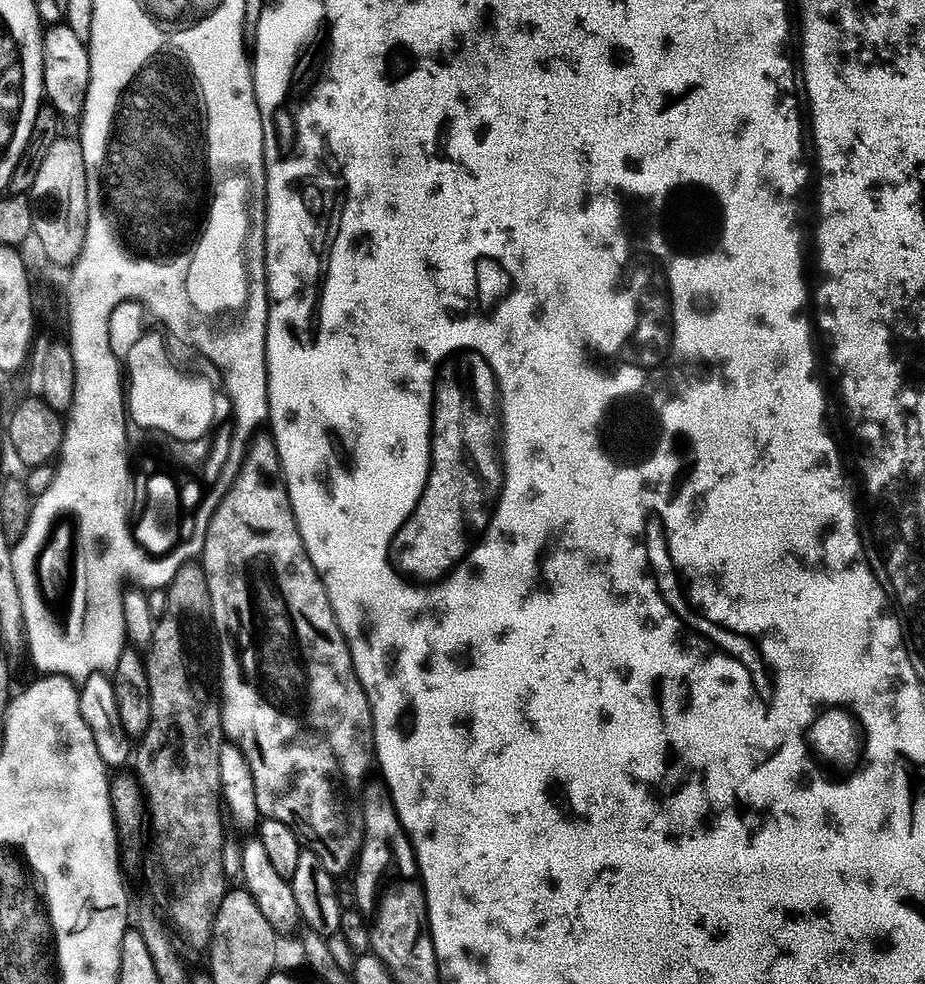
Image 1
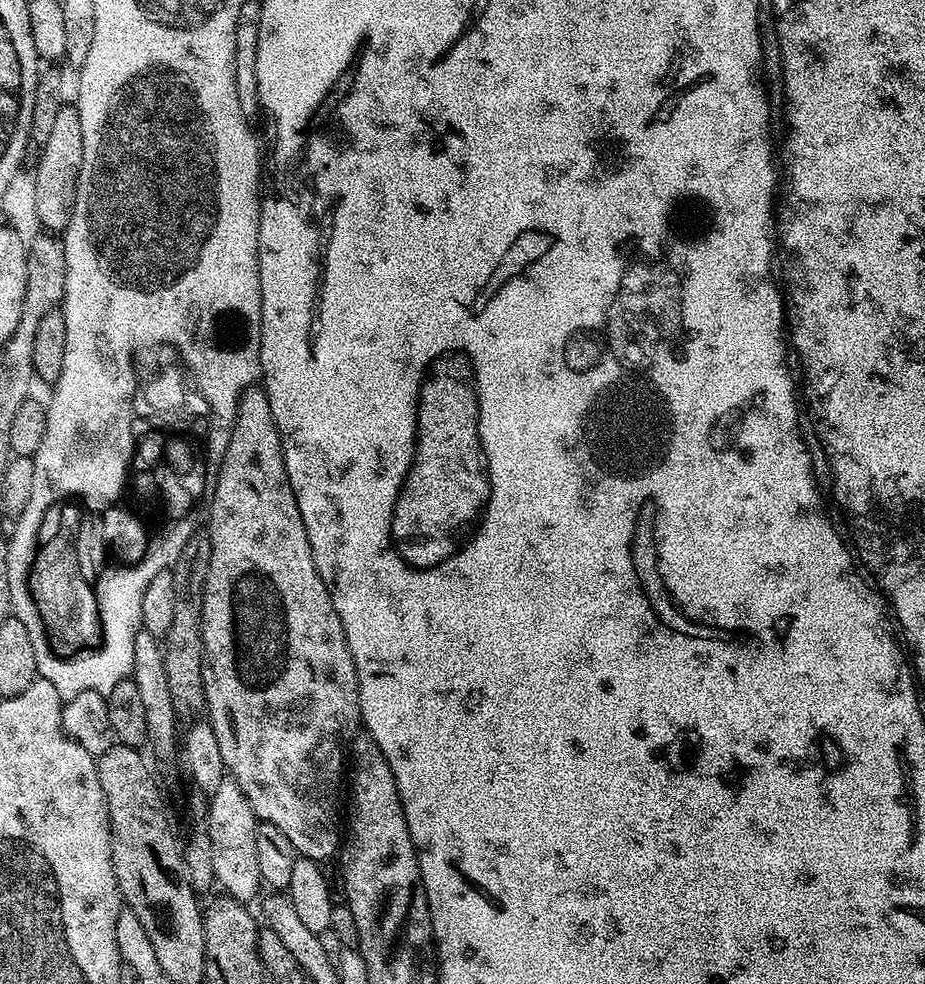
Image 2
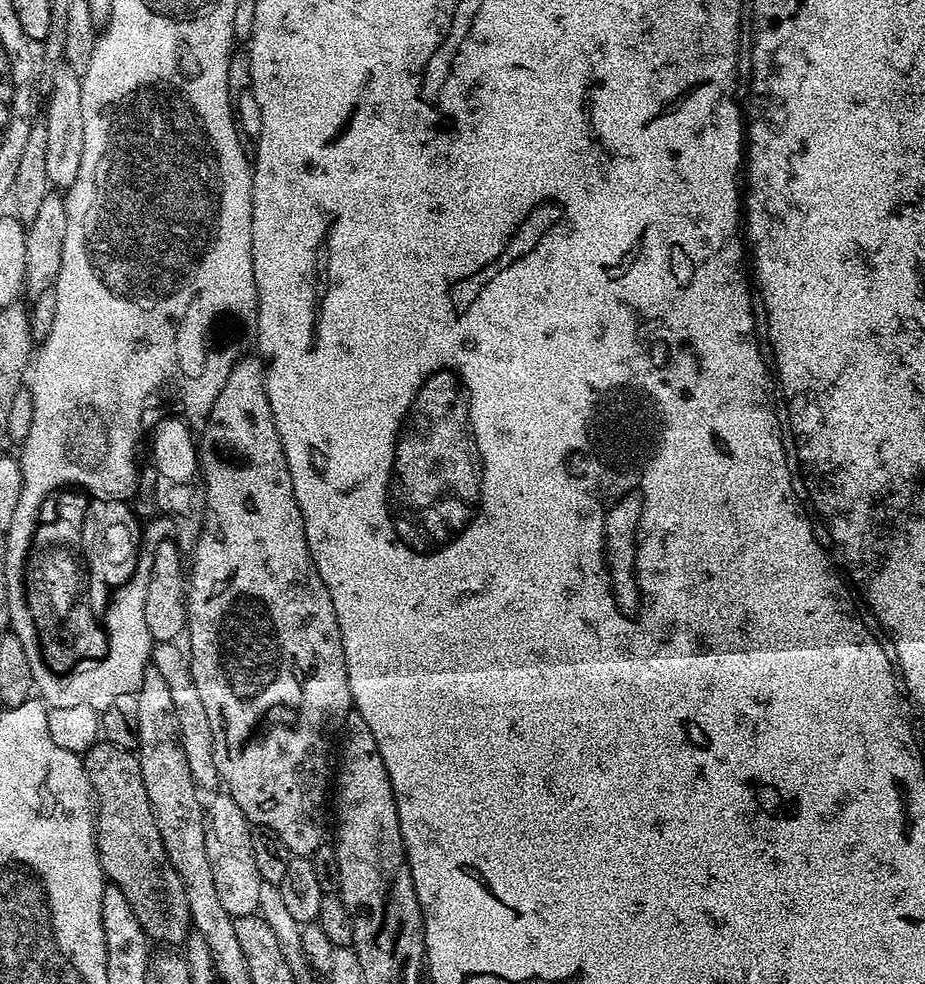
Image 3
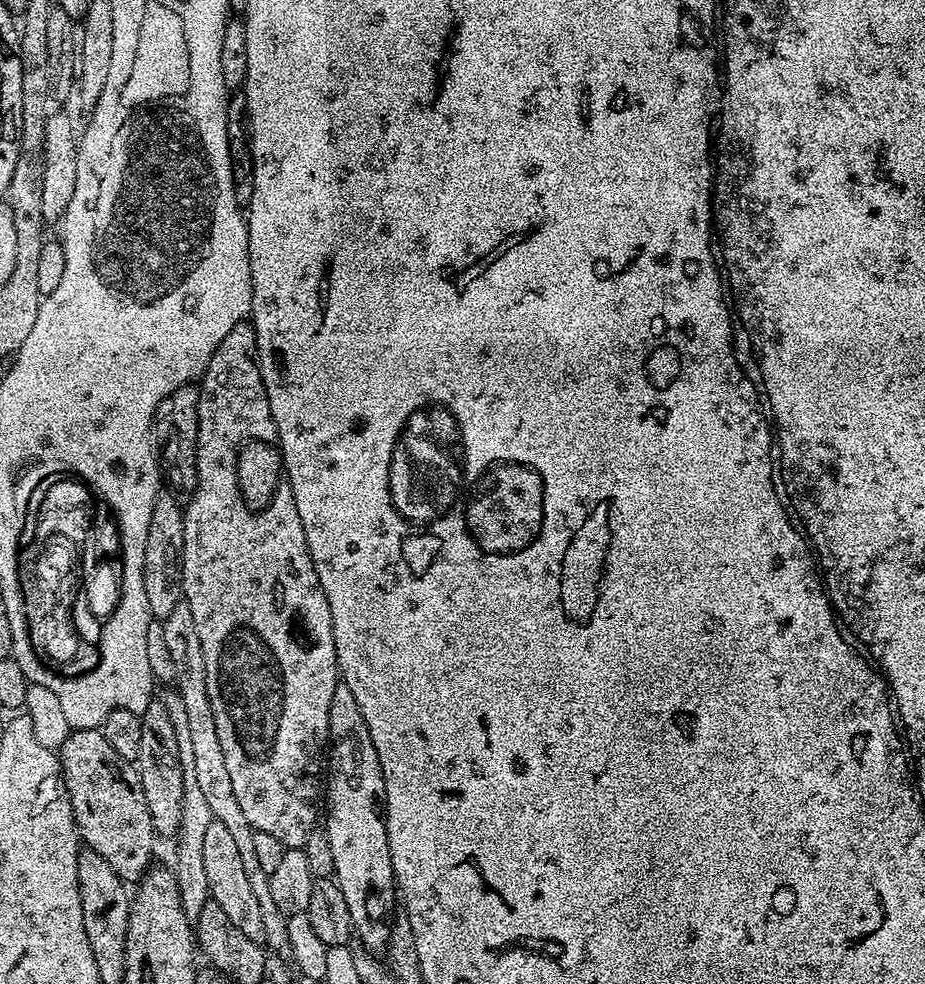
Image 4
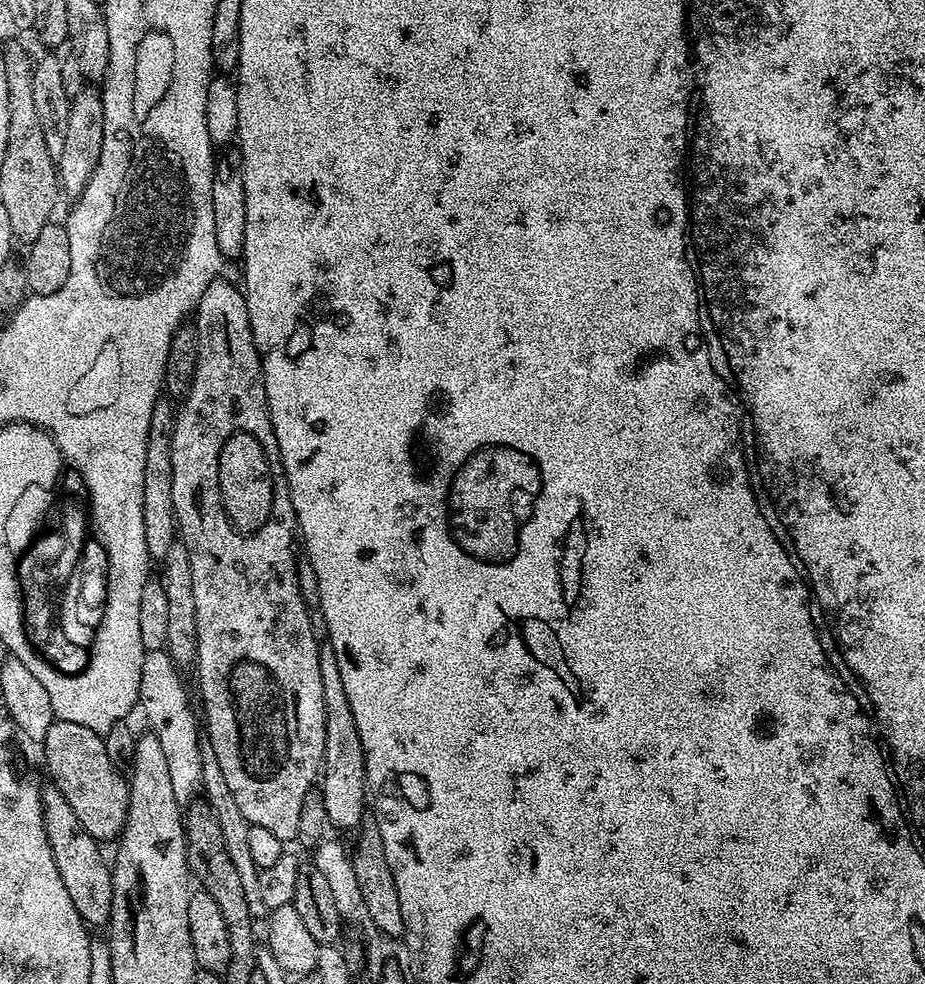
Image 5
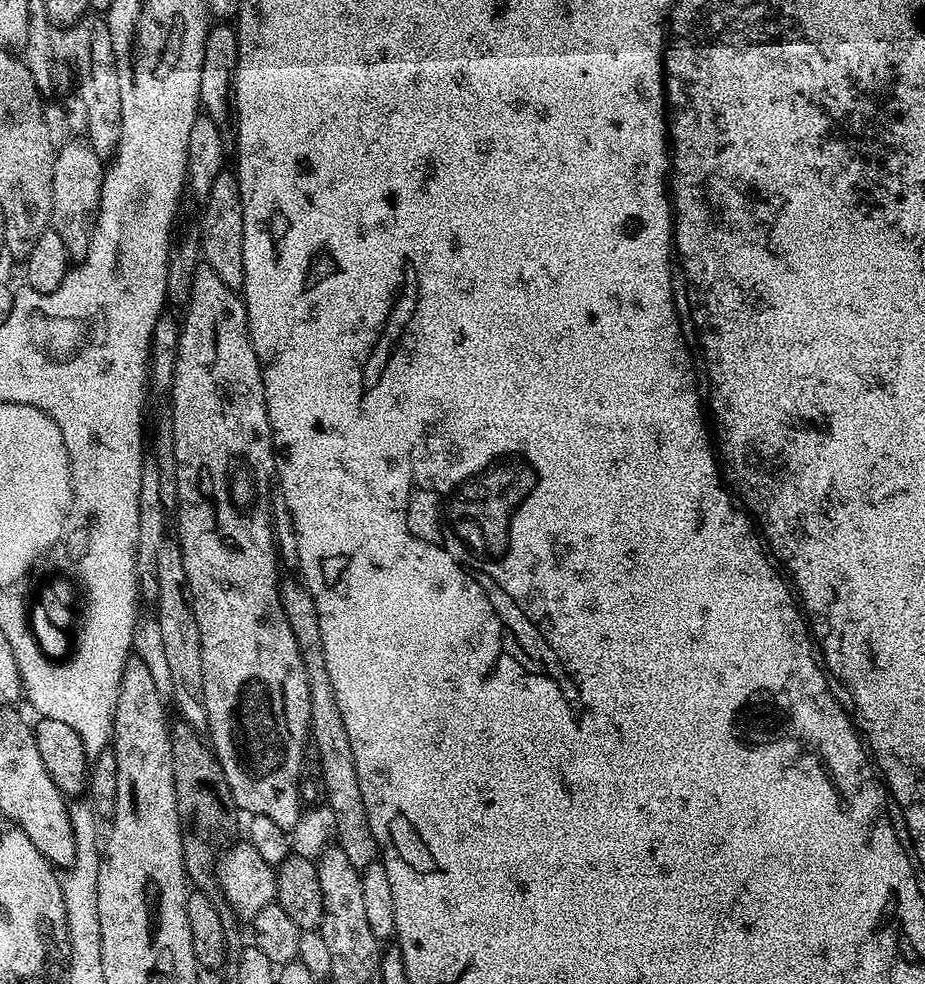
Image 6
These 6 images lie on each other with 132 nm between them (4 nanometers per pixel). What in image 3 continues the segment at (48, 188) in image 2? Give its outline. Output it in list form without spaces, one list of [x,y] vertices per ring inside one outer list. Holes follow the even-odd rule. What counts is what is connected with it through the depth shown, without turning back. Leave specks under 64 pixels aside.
[[[65,62],[51,76],[52,89],[48,92],[48,109],[42,117],[47,131],[46,174],[53,189],[67,190],[78,178],[78,166],[82,166],[82,142],[86,142],[86,126],[82,126],[82,76]]]

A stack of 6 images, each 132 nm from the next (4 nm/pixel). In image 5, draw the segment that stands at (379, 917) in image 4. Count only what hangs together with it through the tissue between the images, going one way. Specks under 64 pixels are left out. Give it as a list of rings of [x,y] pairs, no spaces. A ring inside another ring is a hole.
[[[330,643],[320,644],[318,670],[322,670],[322,702],[326,710],[326,742],[322,761],[324,812],[334,827],[356,830],[366,819],[364,751],[358,738],[358,726],[354,726],[354,710],[350,710],[350,698],[346,698],[346,690],[342,687],[338,658],[334,654],[334,646]]]

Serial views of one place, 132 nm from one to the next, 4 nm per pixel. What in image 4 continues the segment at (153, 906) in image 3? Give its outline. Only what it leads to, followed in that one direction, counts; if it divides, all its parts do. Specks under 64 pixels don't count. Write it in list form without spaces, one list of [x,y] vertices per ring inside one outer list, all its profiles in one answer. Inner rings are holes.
[[[78,728],[70,733],[66,742],[58,750],[60,774],[70,794],[70,806],[76,819],[76,830],[86,845],[87,851],[106,858],[110,870],[125,882],[138,882],[148,871],[152,860],[152,847],[158,843],[156,831],[152,829],[150,806],[146,806],[146,794],[142,794],[142,778],[136,772],[131,760],[122,758],[110,742],[106,742],[100,728]]]

